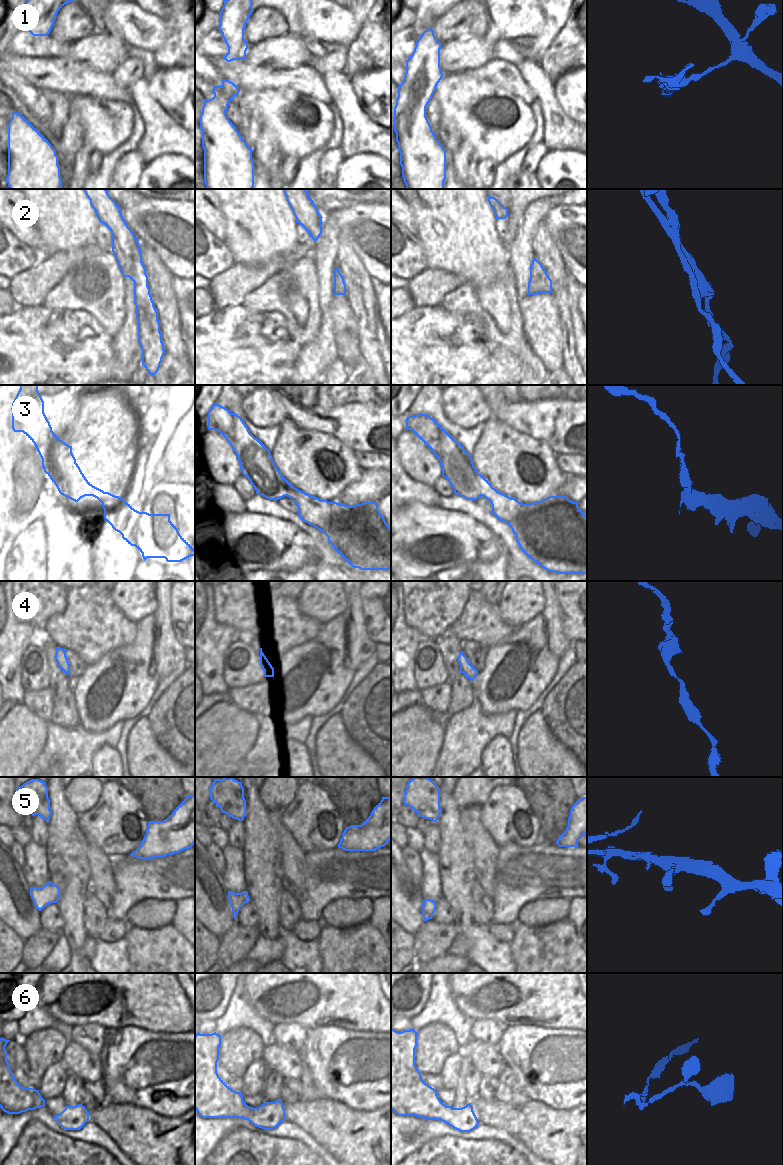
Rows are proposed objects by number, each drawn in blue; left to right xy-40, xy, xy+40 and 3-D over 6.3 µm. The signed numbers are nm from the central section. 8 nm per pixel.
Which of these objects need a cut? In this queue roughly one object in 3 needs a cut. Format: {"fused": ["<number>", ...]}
{"fused": ["2", "3"]}

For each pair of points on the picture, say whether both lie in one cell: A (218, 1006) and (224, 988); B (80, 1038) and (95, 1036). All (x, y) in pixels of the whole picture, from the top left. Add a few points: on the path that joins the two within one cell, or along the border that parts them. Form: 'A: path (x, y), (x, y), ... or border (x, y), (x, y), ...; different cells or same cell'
A: path (220, 1002), (220, 992); same cell
B: path (84, 1036), (91, 1036); same cell

